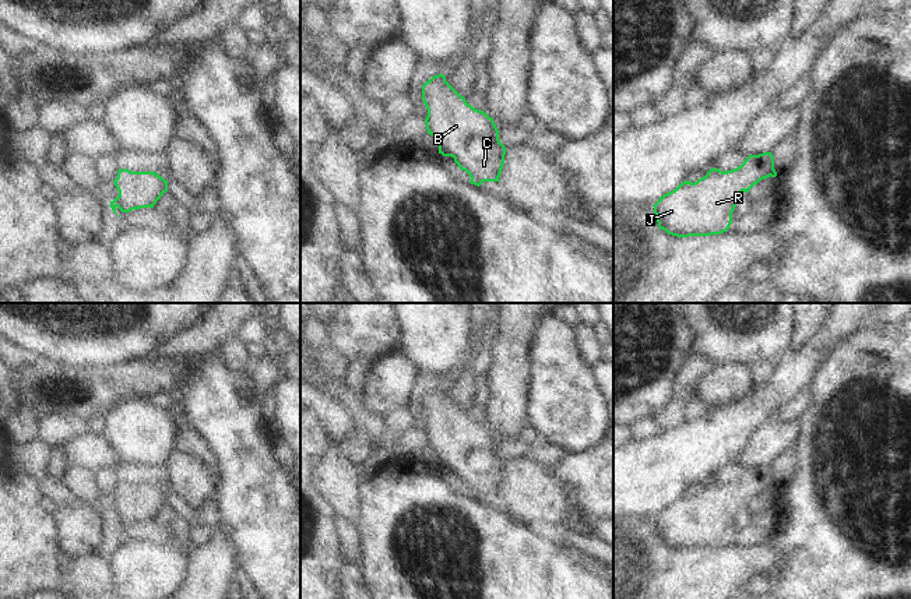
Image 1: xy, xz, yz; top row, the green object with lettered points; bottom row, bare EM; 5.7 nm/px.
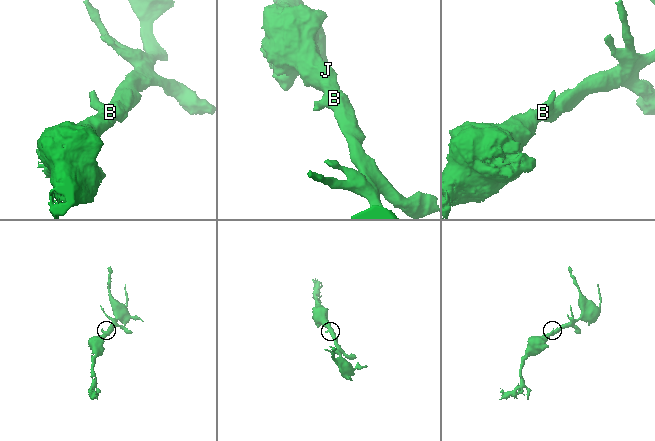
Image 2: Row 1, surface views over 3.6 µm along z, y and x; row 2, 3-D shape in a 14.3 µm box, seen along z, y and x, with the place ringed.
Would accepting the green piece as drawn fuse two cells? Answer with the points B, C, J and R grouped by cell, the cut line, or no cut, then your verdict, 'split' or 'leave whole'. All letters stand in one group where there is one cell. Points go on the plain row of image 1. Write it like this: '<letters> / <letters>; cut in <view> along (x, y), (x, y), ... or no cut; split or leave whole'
B C J R; no cut; leave whole

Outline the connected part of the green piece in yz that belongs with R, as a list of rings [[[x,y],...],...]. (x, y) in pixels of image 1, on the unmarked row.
[[[771,465],[749,468],[741,479],[732,483],[722,485],[713,480],[697,494],[686,493],[659,510],[653,518],[658,540],[676,550],[721,547],[729,542],[732,525],[742,505],[749,505],[755,497],[770,489],[777,489]]]

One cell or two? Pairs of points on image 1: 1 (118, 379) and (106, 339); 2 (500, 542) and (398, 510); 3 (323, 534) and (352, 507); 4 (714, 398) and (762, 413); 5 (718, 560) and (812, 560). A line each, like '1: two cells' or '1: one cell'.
1: two cells
2: one cell
3: two cells
4: two cells
5: two cells

